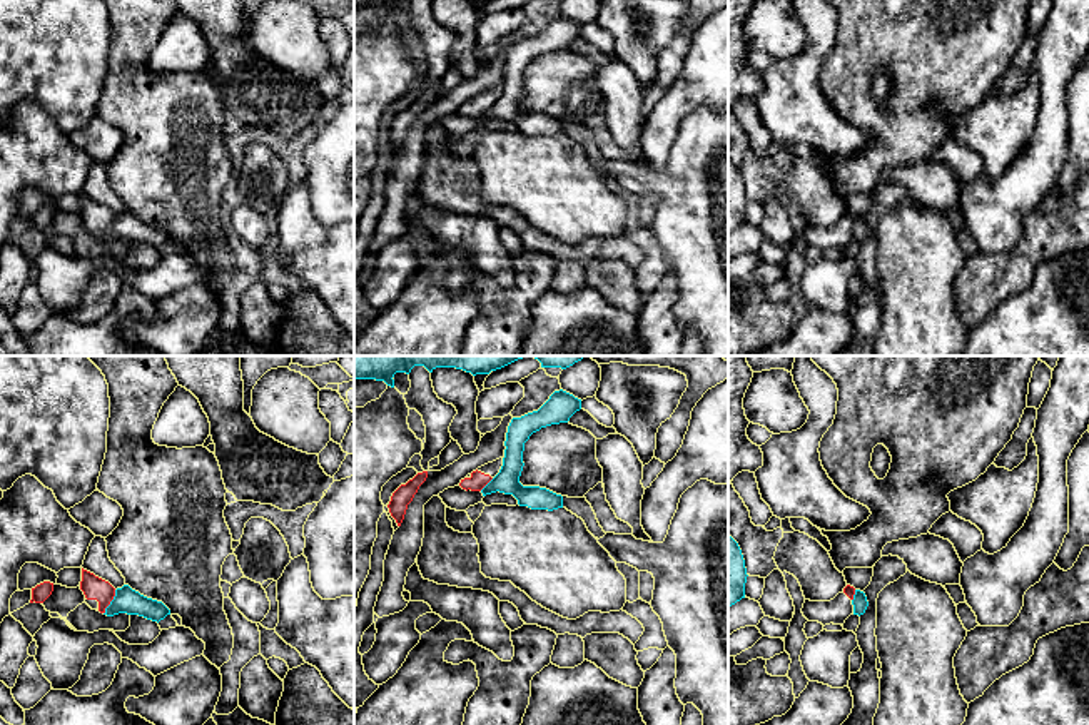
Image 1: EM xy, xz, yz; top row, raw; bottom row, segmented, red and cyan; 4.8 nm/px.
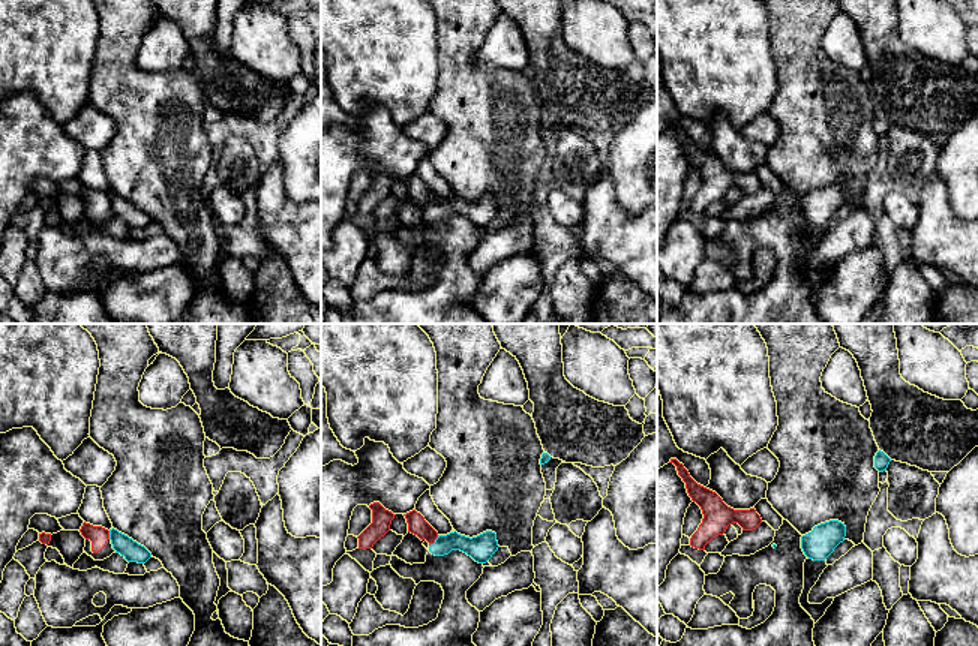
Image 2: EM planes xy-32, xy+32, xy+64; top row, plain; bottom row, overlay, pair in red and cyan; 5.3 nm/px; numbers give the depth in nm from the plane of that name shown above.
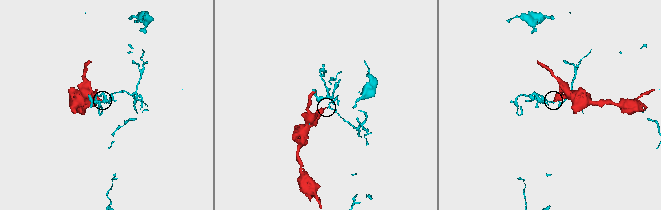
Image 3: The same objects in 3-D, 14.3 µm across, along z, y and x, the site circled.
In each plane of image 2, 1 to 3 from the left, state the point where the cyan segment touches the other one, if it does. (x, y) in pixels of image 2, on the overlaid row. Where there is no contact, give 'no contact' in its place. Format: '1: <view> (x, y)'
1: xy-32 (108, 535)
2: xy+32 (434, 541)
3: no contact

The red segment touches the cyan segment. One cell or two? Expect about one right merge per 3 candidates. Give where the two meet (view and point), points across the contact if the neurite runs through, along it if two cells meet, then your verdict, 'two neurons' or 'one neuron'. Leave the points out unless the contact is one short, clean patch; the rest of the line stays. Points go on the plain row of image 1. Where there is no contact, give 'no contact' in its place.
contact xy (111, 226); border xy (116, 216), (104, 239); two neurons

